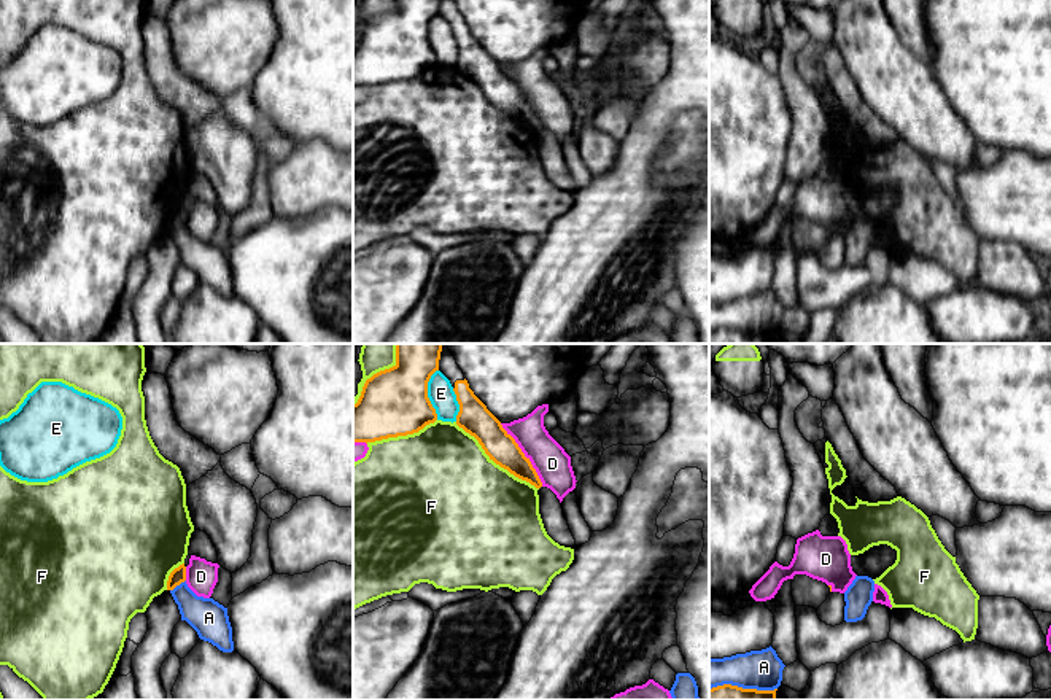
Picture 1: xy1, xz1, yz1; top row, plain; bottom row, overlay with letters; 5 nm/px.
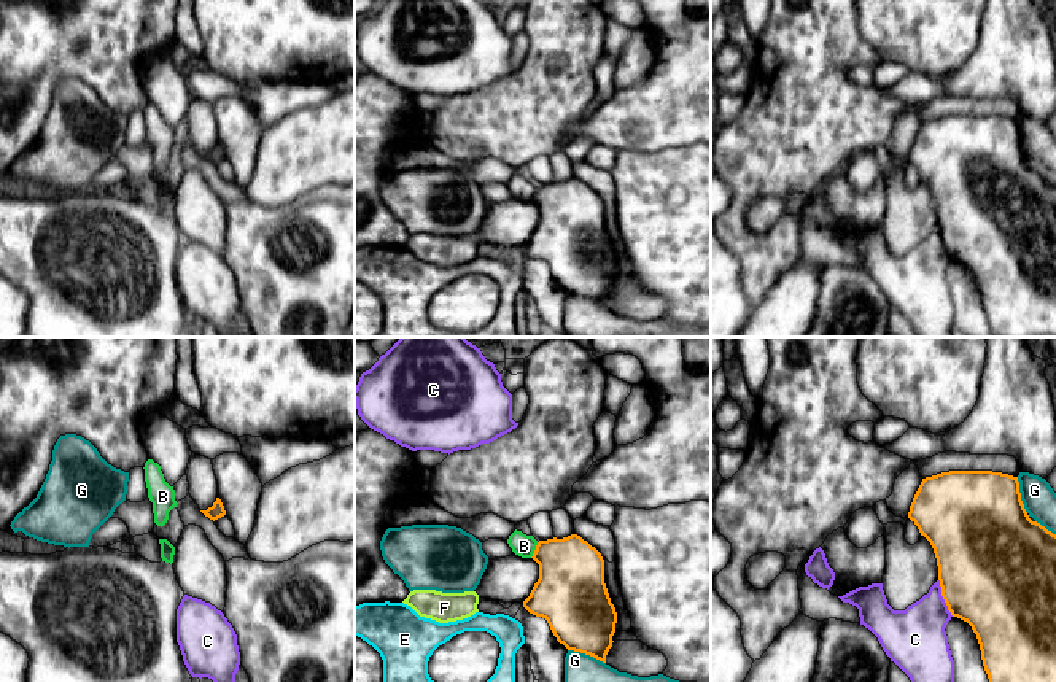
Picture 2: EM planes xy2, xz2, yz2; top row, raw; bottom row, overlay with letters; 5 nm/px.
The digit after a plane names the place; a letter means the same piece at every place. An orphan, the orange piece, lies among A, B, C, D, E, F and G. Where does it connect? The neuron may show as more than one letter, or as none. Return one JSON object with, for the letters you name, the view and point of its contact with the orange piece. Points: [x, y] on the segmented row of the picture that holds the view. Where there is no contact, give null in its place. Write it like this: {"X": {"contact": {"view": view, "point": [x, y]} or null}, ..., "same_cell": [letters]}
{"same_cell": []}

